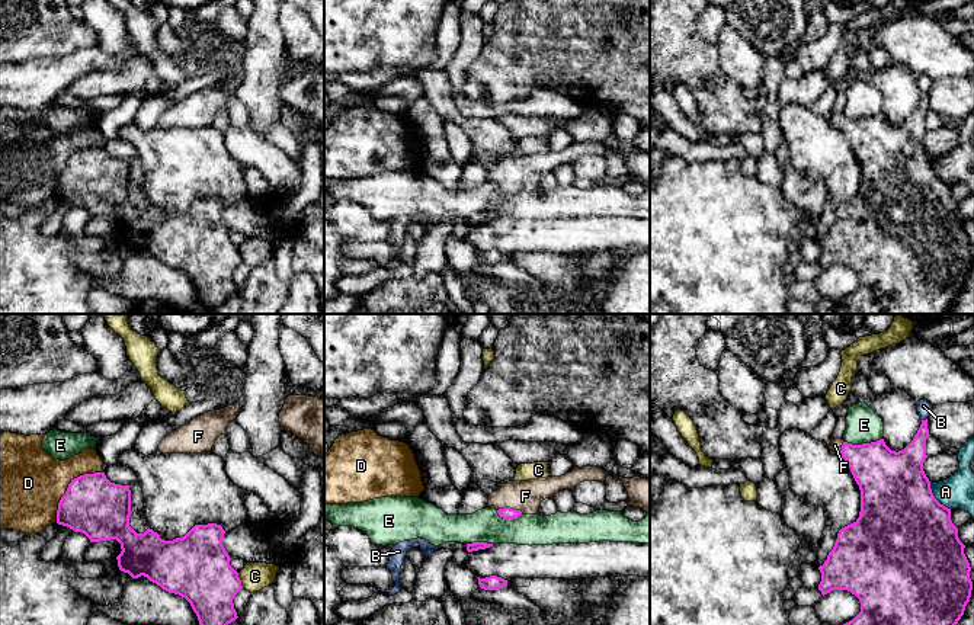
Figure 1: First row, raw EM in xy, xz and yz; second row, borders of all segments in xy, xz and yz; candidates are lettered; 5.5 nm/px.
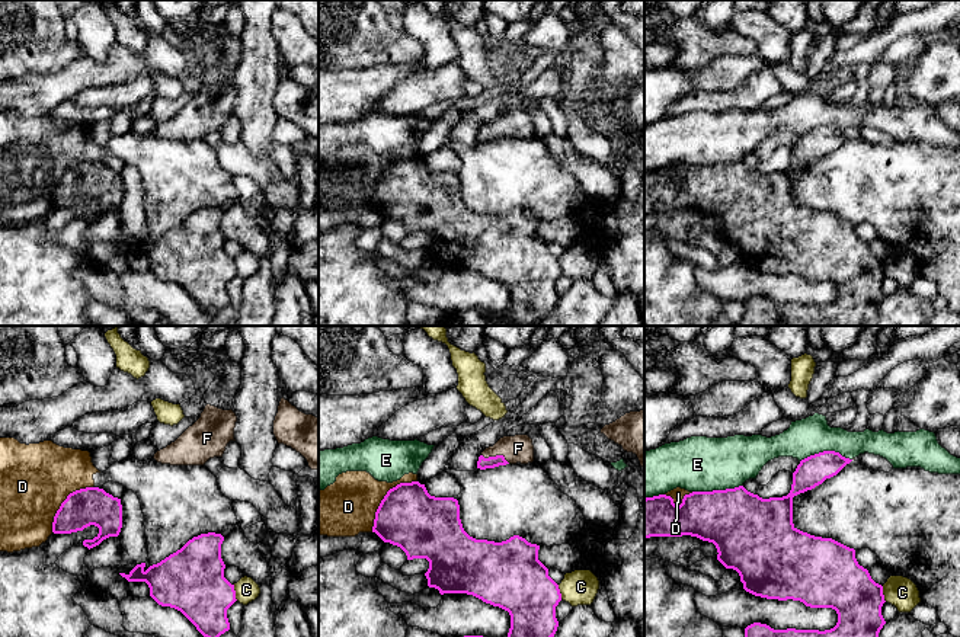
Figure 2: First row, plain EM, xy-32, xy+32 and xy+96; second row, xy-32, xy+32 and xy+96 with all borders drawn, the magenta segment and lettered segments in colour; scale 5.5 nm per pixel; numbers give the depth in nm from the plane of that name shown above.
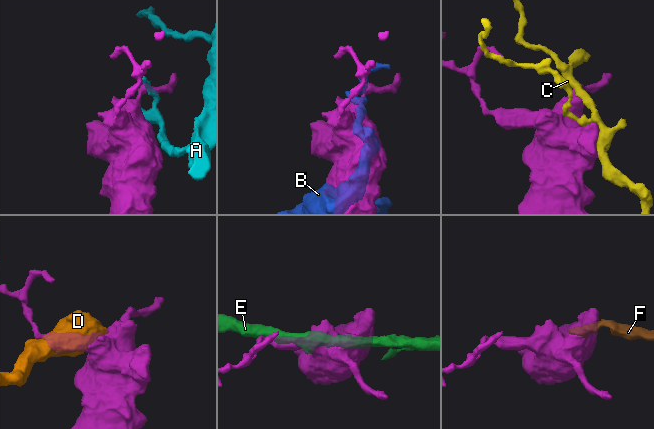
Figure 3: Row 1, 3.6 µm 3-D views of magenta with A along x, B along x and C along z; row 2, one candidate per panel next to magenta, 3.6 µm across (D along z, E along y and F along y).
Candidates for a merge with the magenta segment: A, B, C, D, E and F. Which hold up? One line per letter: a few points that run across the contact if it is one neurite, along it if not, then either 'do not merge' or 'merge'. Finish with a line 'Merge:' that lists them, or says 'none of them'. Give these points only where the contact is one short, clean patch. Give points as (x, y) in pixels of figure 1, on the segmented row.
A: do not merge
B: do not merge
C: do not merge
D: do not merge
E: do not merge
F: line xz (506, 513), (509, 507), (519, 497), (525, 496); merge
Merge: F

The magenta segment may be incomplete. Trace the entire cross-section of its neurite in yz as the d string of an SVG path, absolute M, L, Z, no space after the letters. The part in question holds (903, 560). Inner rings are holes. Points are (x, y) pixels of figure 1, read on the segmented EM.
M927 419L903 451L891 451L884 439L871 443L852 445L843 439L830 439L827 446L839 453L850 468L861 490L859 517L842 528L827 560L818 567L821 581L818 590L848 590L861 602L861 612L843 625L957 625L970 602L973 581L970 562L964 554L965 545L958 538L958 528L951 520L951 509L941 504L923 471Z

